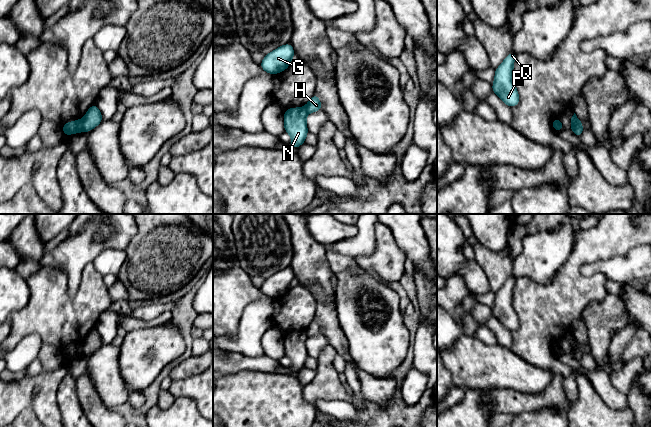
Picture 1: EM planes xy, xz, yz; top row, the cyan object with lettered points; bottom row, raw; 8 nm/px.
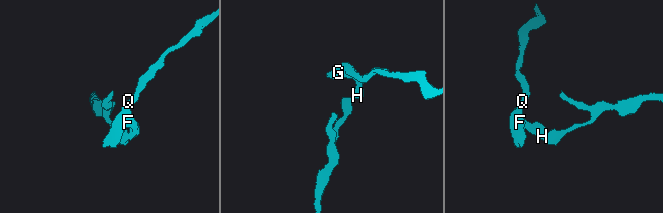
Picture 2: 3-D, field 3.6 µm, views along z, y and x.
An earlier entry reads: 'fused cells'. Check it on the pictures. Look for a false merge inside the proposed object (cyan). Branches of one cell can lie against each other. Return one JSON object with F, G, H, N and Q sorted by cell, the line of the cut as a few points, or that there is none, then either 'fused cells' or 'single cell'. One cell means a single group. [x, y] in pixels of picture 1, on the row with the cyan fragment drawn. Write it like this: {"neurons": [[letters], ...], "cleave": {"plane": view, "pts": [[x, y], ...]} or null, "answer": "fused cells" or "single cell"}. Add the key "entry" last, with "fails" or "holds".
{"neurons": [["F", "G", "H", "Q"], ["N"]], "cleave": {"plane": "xy", "pts": [[81, 120], [83, 130]]}, "answer": "fused cells", "entry": "holds"}

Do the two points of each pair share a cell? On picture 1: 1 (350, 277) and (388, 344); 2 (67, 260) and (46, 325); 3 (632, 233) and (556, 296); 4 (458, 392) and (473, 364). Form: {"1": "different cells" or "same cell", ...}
{"1": "same cell", "2": "different cells", "3": "same cell", "4": "different cells"}

